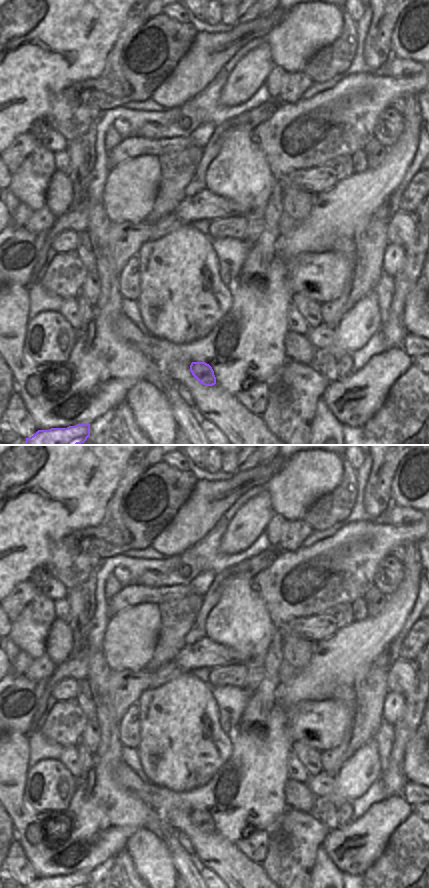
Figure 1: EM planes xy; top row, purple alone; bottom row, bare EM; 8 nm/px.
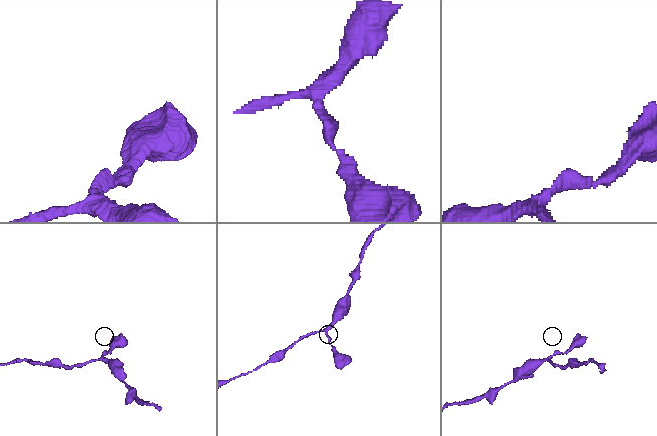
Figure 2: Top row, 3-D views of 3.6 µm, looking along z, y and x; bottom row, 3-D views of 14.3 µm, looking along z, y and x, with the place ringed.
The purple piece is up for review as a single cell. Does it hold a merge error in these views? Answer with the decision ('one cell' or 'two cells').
one cell

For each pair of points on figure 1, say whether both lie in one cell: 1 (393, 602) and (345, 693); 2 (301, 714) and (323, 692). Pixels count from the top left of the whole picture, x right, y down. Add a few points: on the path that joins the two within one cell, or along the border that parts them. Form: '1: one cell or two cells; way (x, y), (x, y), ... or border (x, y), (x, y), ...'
1: two cells; border (353, 685), (333, 685), (329, 698)
2: two cells; border (328, 698), (322, 701), (301, 701), (291, 707)

